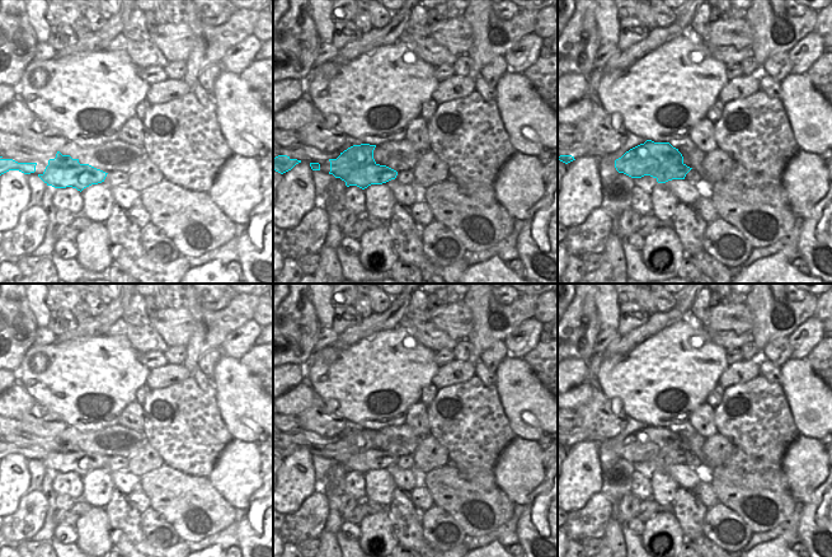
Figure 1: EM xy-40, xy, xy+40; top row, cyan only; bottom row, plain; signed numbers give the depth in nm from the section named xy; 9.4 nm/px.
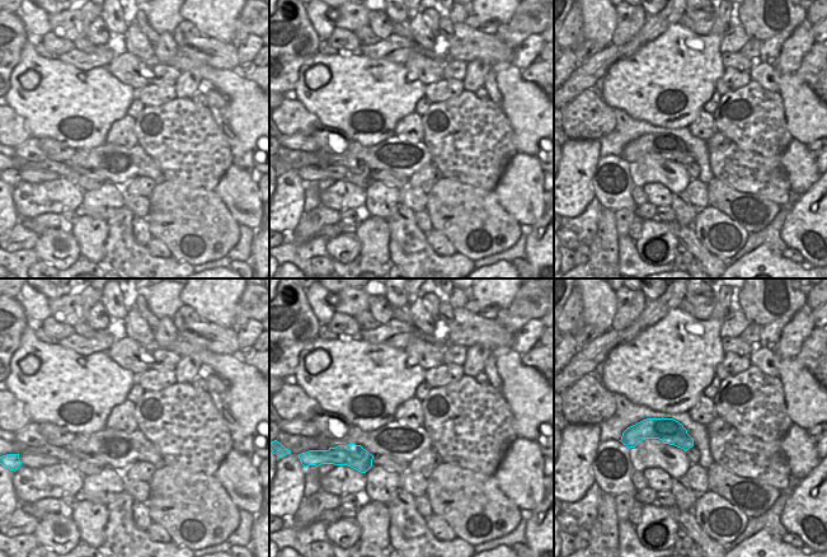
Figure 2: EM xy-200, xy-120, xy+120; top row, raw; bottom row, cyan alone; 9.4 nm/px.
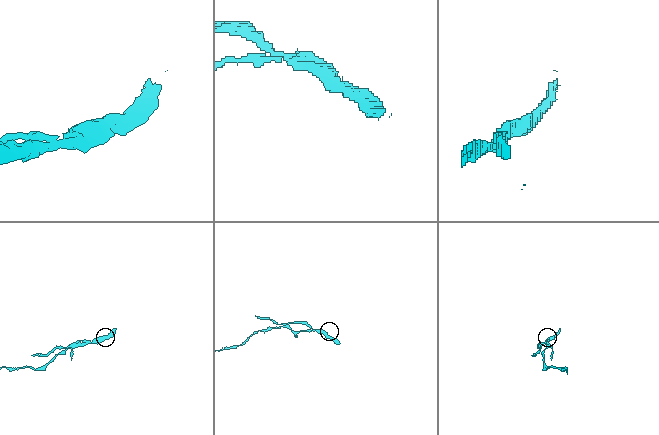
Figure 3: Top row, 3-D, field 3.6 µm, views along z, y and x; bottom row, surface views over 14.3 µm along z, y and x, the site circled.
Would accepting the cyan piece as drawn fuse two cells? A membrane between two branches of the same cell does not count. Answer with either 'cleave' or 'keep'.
cleave

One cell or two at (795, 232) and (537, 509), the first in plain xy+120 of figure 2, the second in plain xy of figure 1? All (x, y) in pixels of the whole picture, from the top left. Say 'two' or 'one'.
one

